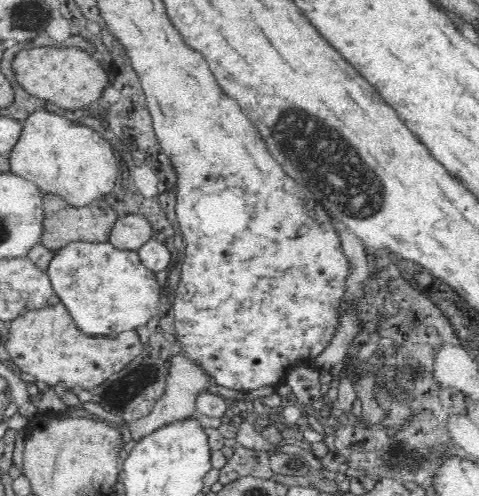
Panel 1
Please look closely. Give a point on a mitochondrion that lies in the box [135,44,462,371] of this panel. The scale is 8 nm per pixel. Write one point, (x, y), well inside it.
(296, 133)

